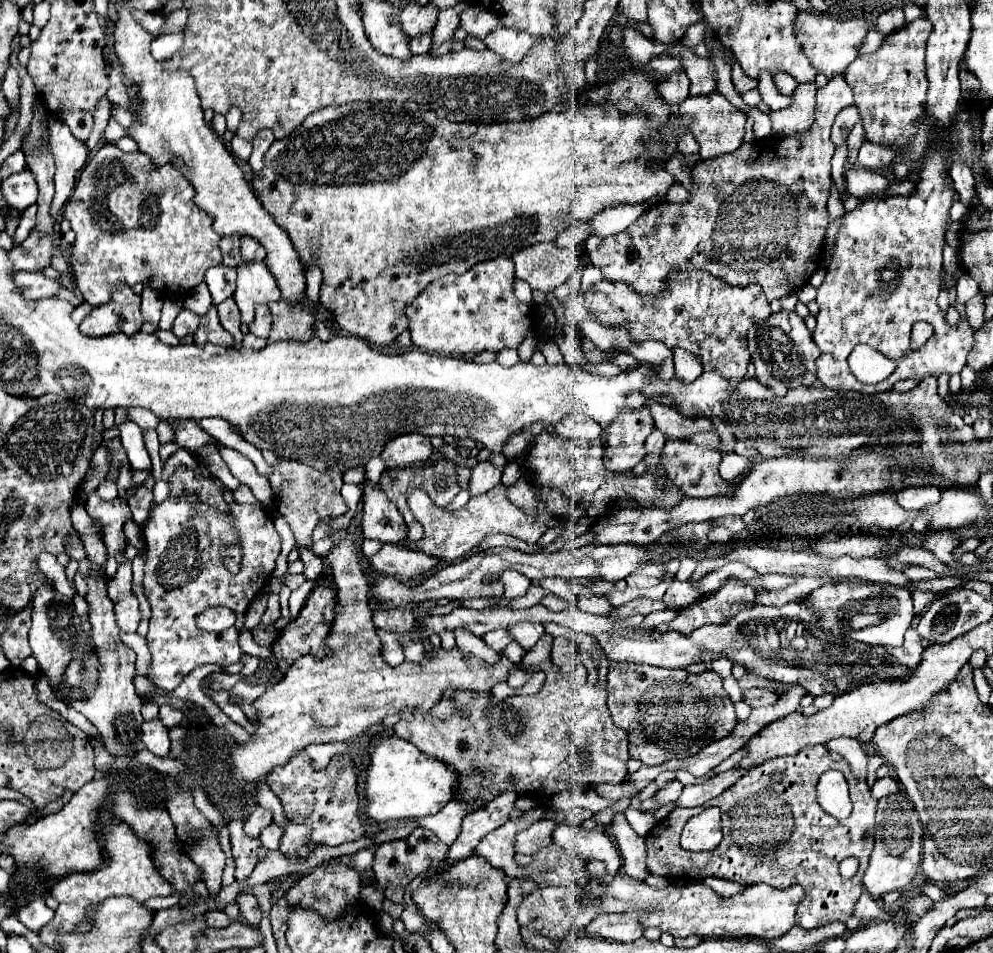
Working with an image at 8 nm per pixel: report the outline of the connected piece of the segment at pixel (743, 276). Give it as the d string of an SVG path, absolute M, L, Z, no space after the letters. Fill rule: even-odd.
M833 76L829 80L827 86L817 90L817 106L815 106L815 122L811 124L811 128L807 128L807 132L795 132L795 134L785 134L781 138L777 136L769 136L763 140L755 140L753 144L741 144L735 152L727 154L727 156L717 156L711 160L701 162L699 166L693 168L693 188L691 188L691 196L687 202L681 204L673 204L673 202L663 202L657 204L653 208L649 208L647 212L643 212L625 232L609 236L609 238L599 238L599 236L589 236L587 238L587 254L593 266L597 266L603 276L611 282L623 282L627 286L631 286L631 290L635 290L639 296L643 296L643 300L657 300L659 294L663 292L663 288L667 286L667 276L671 272L679 272L679 270L707 270L711 272L715 278L731 284L731 286L747 286L747 284L759 284L767 296L767 302L771 302L773 298L783 298L791 292L797 292L803 288L805 282L809 282L811 274L817 270L819 260L821 260L821 248L823 248L823 240L825 240L825 232L823 228L827 228L829 224L829 210L827 210L827 200L829 200L829 190L831 190L831 166L829 160L833 156L833 142L831 142L831 126L833 120L837 116L837 112L845 106L853 104L853 92L849 88L849 84L845 82L843 76Z

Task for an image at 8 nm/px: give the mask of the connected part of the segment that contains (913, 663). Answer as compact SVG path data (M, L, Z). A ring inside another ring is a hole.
M911 626L907 632L905 632L905 642L899 646L899 648L887 648L889 654L893 658L897 658L899 664L907 666L911 669L917 668L919 660L921 660L921 652L923 652L923 646L921 646L921 640L919 640L919 634L915 630L915 626Z

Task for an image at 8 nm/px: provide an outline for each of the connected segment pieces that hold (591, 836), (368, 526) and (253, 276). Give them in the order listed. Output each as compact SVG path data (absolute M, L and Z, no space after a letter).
M561 822L553 832L553 842L565 848L571 856L583 856L587 860L603 860L607 864L607 874L611 876L619 872L621 856L613 846L611 838L607 838L599 830L587 832L581 826Z
M381 482L363 484L363 534L385 544L397 544L407 538L407 526L397 506L387 498Z
M241 262L237 266L237 290L233 298L241 310L241 322L251 324L255 316L253 306L279 300L281 292L265 262L255 264Z

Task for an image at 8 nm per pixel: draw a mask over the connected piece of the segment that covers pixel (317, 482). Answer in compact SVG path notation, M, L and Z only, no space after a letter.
M279 458L279 462L273 466L273 472L269 474L269 482L275 494L275 506L277 512L289 522L295 540L299 542L299 546L307 546L311 540L311 532L317 526L317 522L323 516L343 516L347 512L347 504L343 500L343 496L339 494L341 486L343 486L343 476L335 470L327 470L327 472L319 472L307 464L299 464L297 460L287 460L287 458Z

